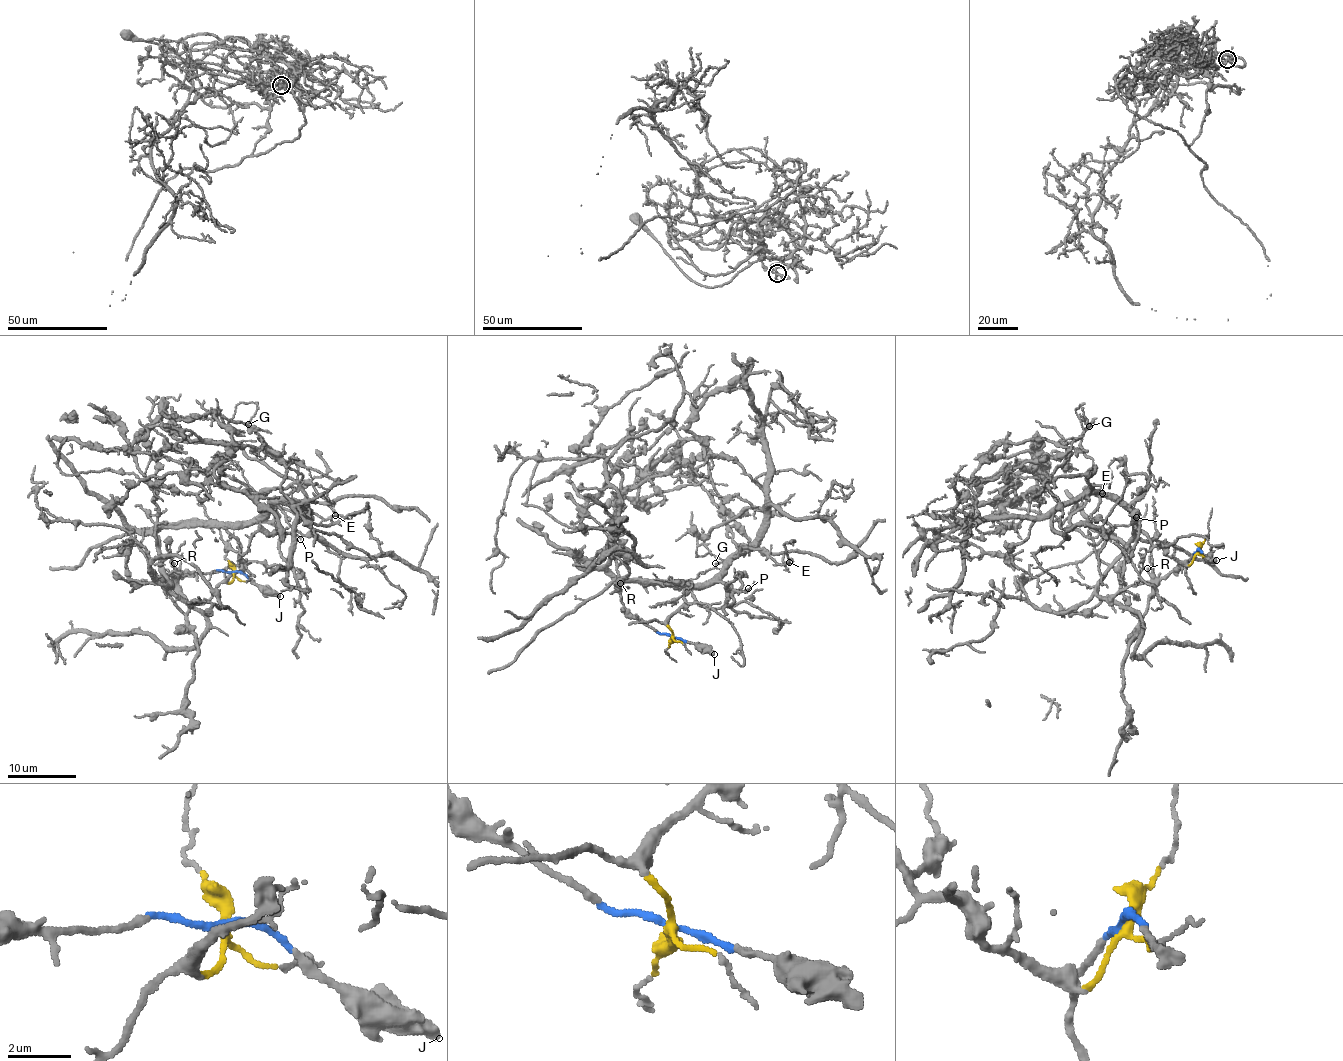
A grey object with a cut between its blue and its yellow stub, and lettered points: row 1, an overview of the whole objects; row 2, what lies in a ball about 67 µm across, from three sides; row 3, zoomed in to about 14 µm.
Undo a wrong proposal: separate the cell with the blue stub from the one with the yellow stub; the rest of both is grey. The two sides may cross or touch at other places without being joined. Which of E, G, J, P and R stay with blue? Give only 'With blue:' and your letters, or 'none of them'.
With blue: J, R

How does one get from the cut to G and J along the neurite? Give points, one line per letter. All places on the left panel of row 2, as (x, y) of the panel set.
G: (233, 572), (230, 529), (273, 503), (308, 506), (231, 435), (242, 402), (257, 405), (247, 425)
J: (233, 572), (241, 572), (280, 597)

